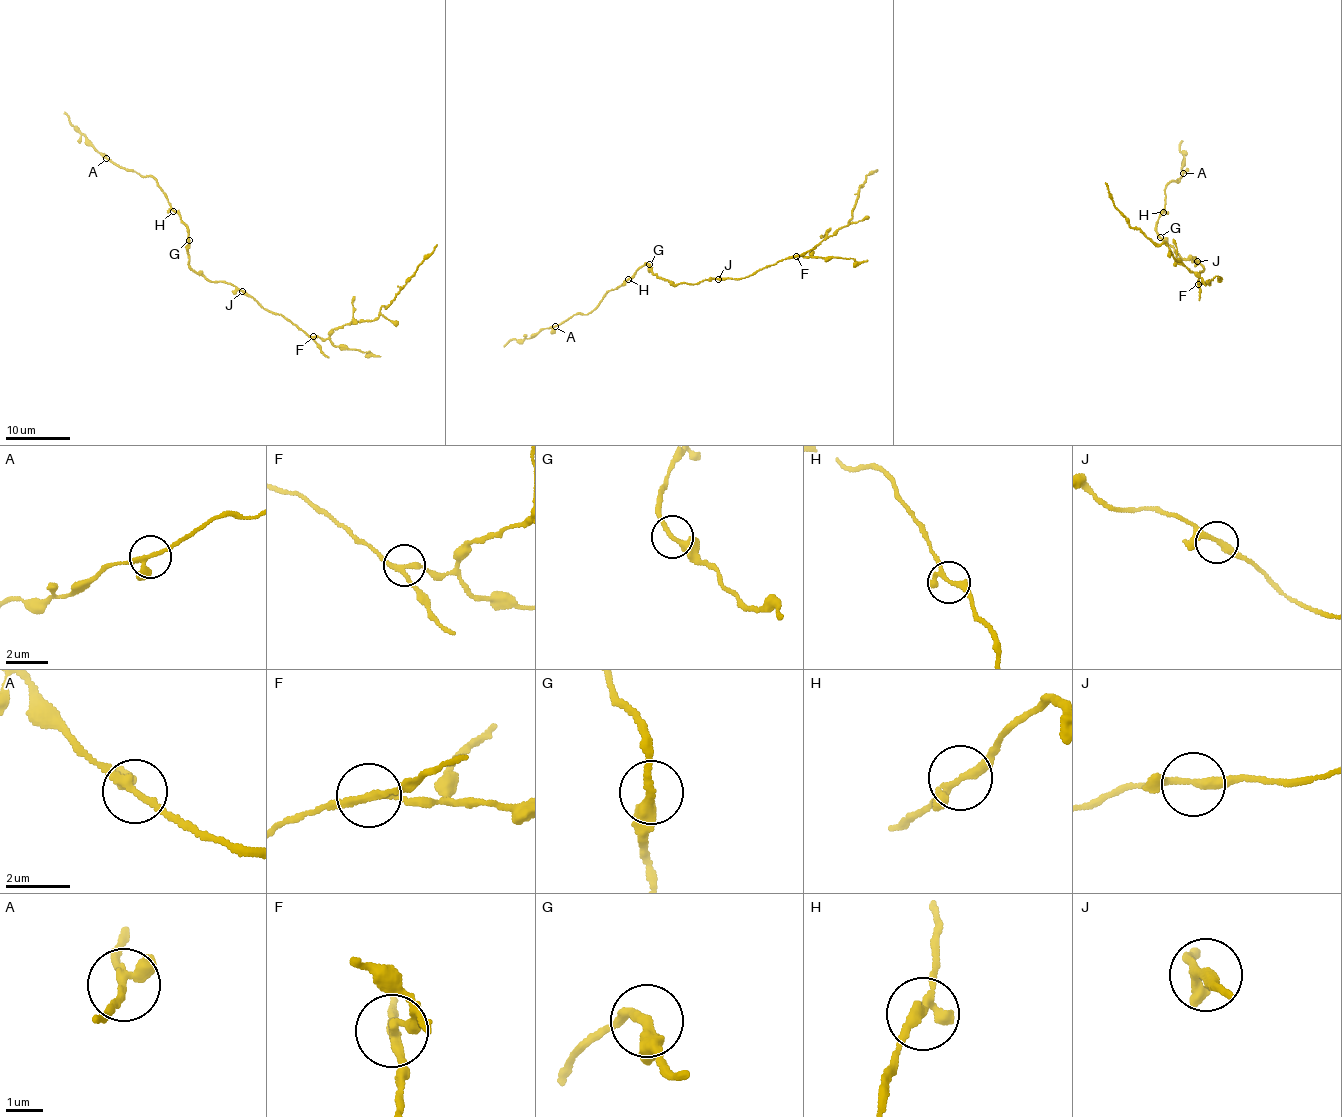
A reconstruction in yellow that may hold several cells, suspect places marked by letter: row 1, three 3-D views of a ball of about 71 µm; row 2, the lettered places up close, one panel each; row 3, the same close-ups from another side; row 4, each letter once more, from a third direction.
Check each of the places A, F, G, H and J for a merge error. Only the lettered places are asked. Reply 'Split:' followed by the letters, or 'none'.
Split: F

